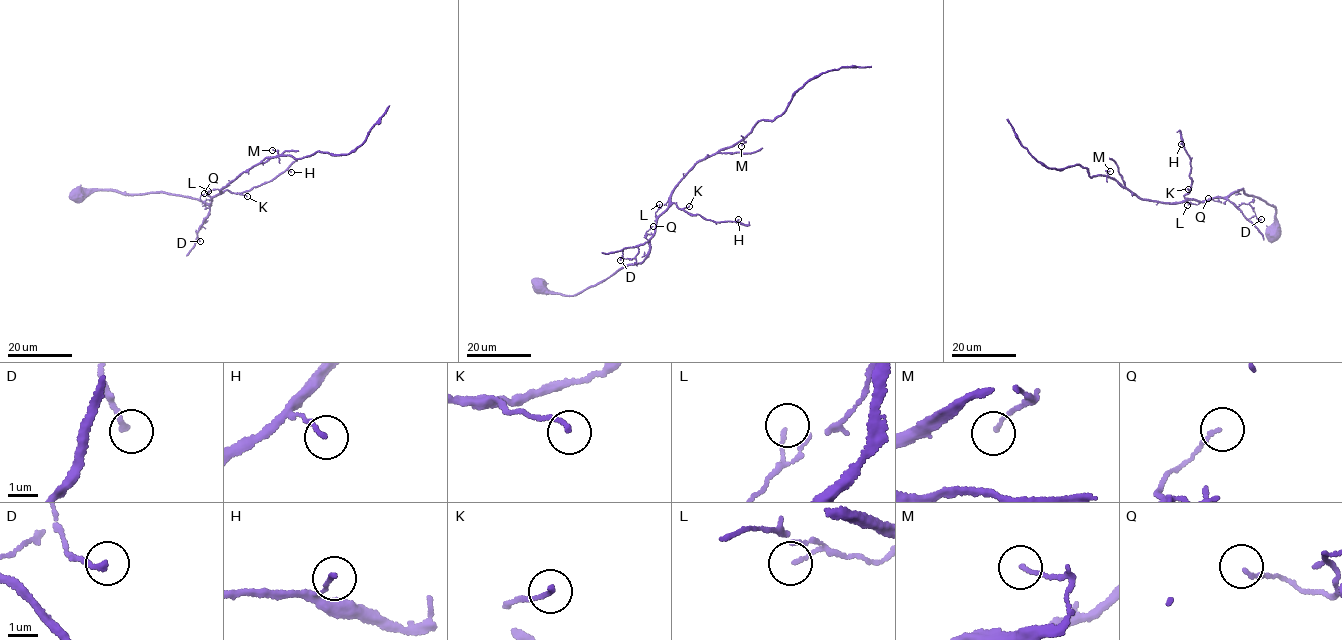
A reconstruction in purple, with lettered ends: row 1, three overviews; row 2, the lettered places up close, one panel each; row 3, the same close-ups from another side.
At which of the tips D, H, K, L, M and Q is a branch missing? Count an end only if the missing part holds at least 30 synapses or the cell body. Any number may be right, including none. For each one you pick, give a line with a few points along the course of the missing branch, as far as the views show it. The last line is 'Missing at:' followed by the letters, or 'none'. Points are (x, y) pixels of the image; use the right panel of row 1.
Missing at: none

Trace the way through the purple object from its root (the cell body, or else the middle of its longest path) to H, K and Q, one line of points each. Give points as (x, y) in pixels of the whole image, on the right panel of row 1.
H: (1274, 233), (1274, 206), (1242, 188), (1202, 201), (1184, 197), (1191, 166), (1181, 144)
K: (1274, 233), (1277, 222), (1274, 206), (1244, 193), (1242, 188), (1202, 201), (1184, 197), (1188, 189)
Q: (1274, 233), (1275, 208), (1259, 196), (1244, 193), (1242, 188), (1218, 196), (1218, 201), (1208, 198)

